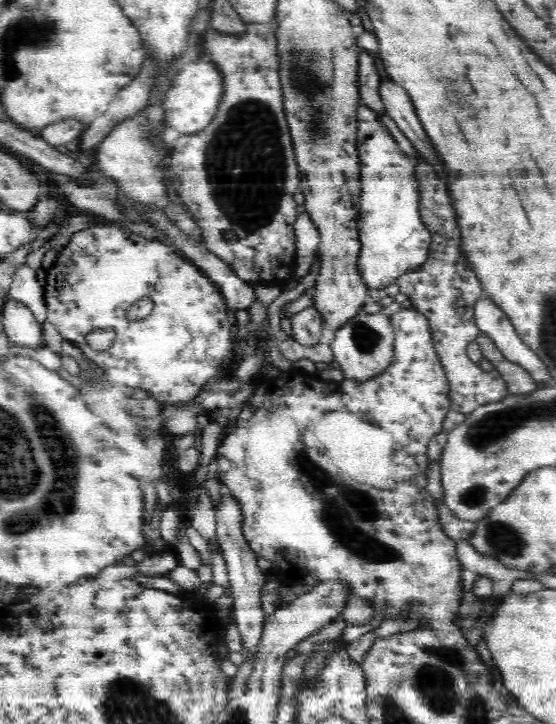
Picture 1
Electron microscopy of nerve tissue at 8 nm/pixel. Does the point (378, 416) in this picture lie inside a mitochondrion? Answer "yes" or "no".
no

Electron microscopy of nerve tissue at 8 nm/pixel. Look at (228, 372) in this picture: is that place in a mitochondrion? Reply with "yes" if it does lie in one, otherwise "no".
no

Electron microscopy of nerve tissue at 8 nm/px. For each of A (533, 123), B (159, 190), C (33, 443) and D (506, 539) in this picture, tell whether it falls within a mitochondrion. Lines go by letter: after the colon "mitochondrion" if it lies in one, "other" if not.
A: other
B: other
C: mitochondrion
D: mitochondrion

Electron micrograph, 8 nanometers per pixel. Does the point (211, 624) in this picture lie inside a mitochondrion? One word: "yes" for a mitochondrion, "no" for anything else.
no

